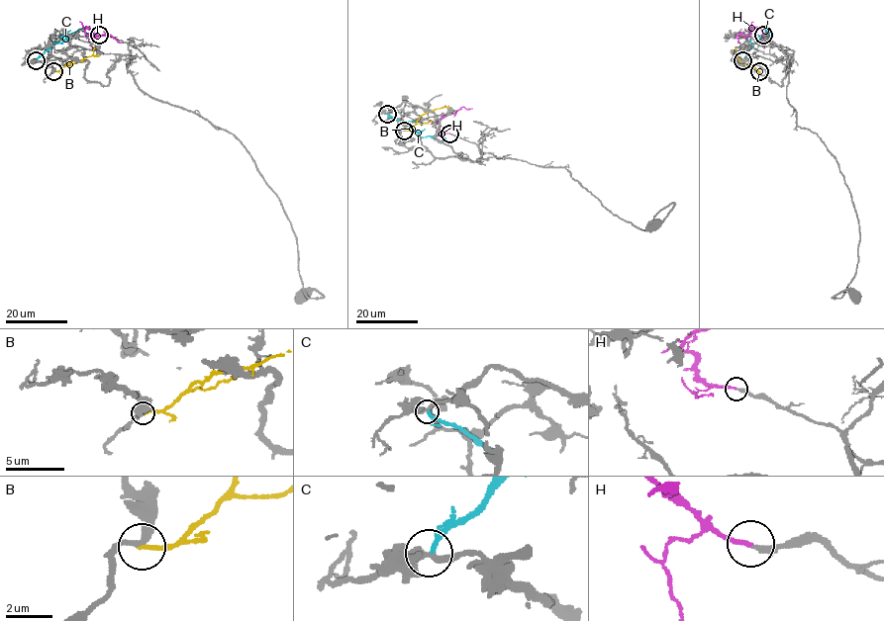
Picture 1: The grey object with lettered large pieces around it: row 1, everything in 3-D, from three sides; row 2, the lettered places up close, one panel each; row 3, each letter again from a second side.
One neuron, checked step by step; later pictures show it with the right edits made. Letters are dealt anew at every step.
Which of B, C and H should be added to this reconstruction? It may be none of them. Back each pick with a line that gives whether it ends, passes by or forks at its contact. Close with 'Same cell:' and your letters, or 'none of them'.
H: it ends
Same cell: H

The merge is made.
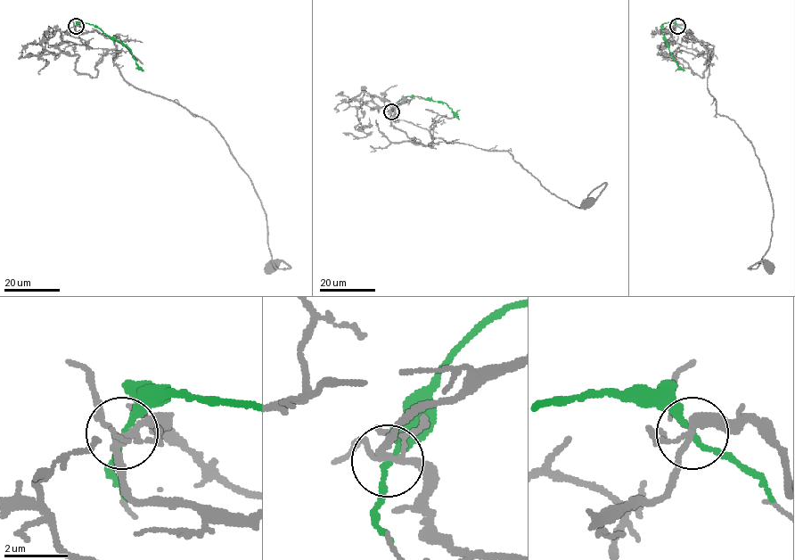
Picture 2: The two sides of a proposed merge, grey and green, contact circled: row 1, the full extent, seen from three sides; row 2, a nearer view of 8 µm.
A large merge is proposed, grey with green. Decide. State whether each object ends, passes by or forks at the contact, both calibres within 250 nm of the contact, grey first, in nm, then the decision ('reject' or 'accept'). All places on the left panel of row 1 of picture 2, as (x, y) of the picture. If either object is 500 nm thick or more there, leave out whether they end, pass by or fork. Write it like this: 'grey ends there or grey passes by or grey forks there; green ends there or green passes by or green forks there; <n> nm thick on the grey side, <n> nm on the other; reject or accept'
grey forks there; green passes by; 190 nm thick on the grey side, 170 nm on the other; reject

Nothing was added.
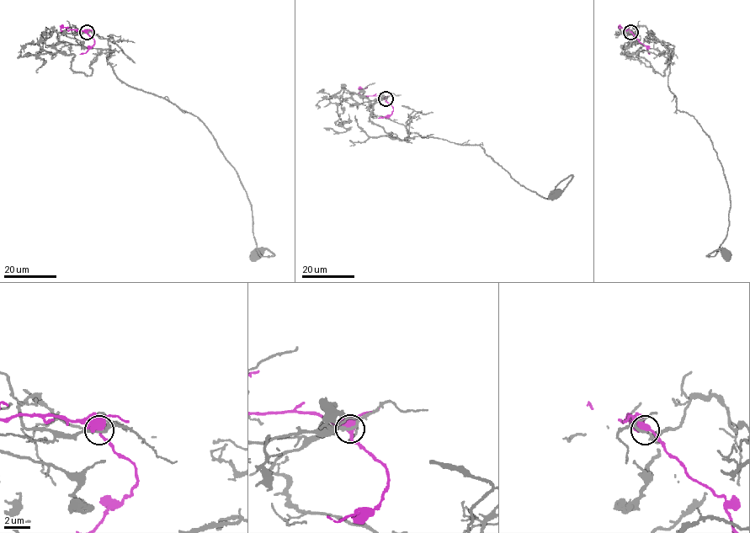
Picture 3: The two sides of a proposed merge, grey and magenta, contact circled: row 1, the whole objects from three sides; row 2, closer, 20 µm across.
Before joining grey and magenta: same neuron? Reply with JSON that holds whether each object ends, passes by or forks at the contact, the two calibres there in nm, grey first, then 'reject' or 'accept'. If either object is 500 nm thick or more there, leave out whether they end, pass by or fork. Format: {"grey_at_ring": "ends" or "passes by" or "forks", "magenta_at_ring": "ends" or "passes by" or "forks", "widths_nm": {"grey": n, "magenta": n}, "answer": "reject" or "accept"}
{"grey_at_ring": "passes by", "magenta_at_ring": "passes by", "widths_nm": {"grey": 200, "magenta": 440}, "answer": "reject"}

